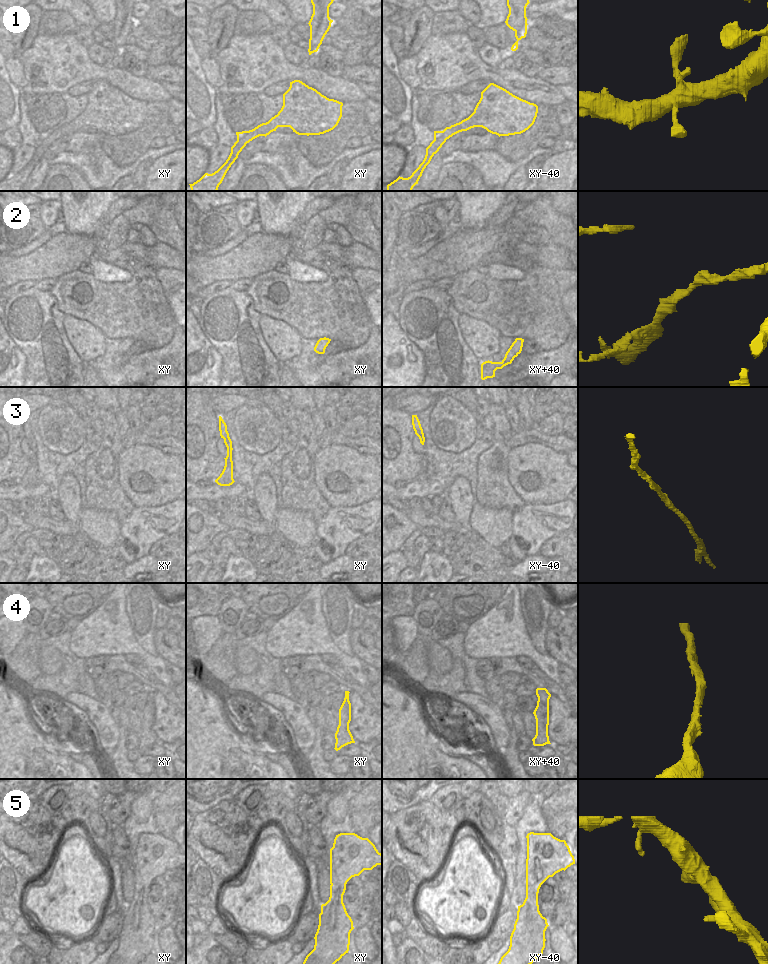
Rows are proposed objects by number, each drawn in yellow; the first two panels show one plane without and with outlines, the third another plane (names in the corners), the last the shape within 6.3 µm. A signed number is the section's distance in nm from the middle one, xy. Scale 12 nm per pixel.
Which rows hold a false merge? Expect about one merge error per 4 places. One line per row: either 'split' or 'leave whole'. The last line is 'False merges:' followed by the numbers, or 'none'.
1: leave whole
2: leave whole
3: leave whole
4: leave whole
5: leave whole
False merges: none

